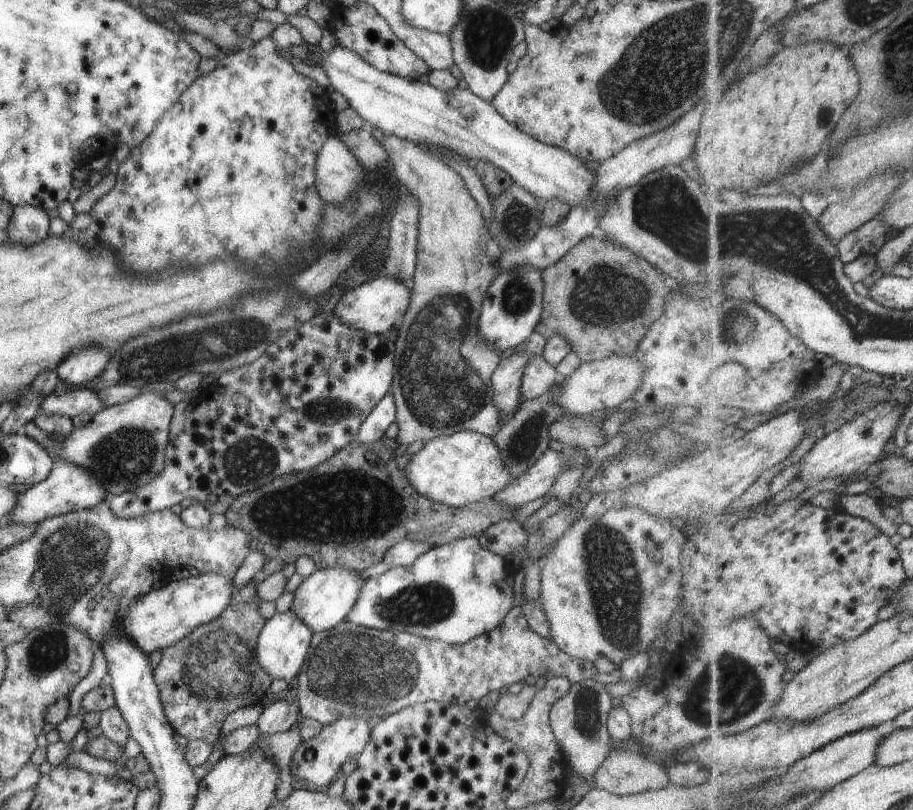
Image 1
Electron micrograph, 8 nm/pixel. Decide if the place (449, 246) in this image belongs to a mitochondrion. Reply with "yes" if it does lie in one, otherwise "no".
no

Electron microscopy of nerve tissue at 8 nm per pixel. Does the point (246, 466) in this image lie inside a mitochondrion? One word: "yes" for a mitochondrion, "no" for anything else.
yes

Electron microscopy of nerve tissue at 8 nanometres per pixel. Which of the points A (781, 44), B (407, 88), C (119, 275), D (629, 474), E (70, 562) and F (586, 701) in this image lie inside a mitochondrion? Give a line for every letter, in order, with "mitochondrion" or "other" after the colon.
A: other
B: other
C: other
D: other
E: mitochondrion
F: mitochondrion

